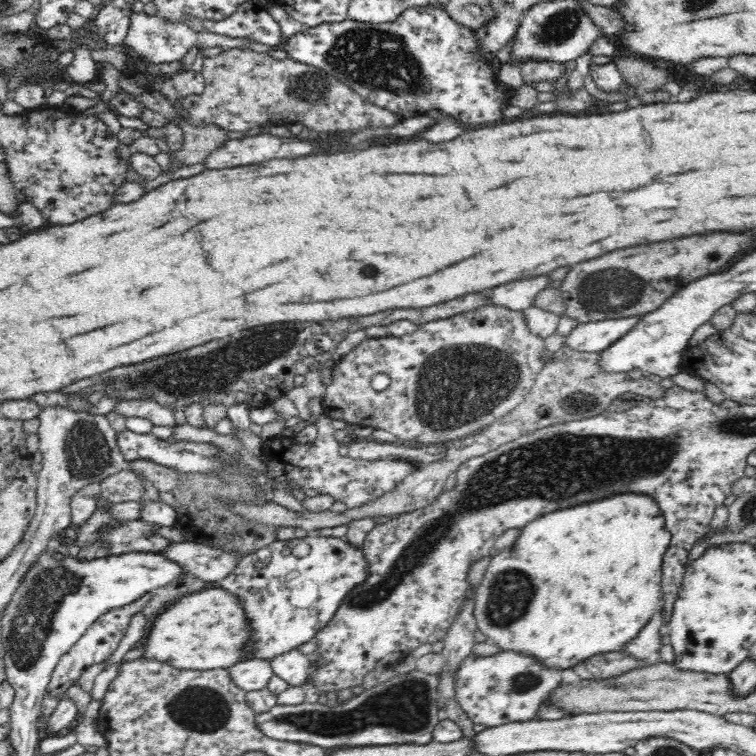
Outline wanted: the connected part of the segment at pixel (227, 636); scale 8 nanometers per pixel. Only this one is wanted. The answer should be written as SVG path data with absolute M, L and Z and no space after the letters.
M218 585L206 589L204 592L180 598L172 608L158 614L148 637L141 644L144 649L141 659L168 662L170 666L178 670L228 669L245 656L245 650L242 648L248 642L248 636L250 636L250 631L246 625L246 615L244 615L244 609L242 609L238 597Z

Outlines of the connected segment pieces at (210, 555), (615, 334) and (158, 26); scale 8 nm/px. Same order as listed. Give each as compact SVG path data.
M194 541L170 542L160 553L166 559L178 563L184 572L217 583L226 578L241 559L238 553L226 552L224 549Z
M628 317L579 324L565 336L564 344L578 352L600 354L632 330L638 320L638 317Z
M133 12L132 16L130 16L130 24L124 46L128 47L125 52L135 56L135 58L152 64L170 64L170 62L180 61L184 54L194 47L198 48L198 50L220 47L223 51L227 51L241 47L249 42L251 42L249 39L230 38L210 32L194 32L184 22L168 23L168 21L164 21L162 17L158 17L156 14L148 15L143 12Z

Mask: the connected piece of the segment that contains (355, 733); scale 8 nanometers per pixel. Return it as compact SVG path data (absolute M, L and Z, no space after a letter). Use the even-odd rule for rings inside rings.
M415 669L407 673L395 674L384 683L377 684L370 689L364 689L359 695L353 697L339 706L328 706L320 703L303 702L292 706L280 704L273 706L262 714L254 714L254 721L258 729L268 738L301 742L316 745L322 748L336 748L336 746L384 746L384 744L428 744L432 742L432 730L443 719L442 710L439 708L439 677L426 674Z

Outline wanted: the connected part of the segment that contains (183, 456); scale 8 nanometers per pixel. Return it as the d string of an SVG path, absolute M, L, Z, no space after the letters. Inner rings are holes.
M123 430L117 433L117 446L121 454L129 463L134 461L152 461L158 465L174 469L178 472L214 472L216 470L217 450L213 444L195 444L194 442L177 442L172 437L160 440L153 434L136 434L132 430Z

